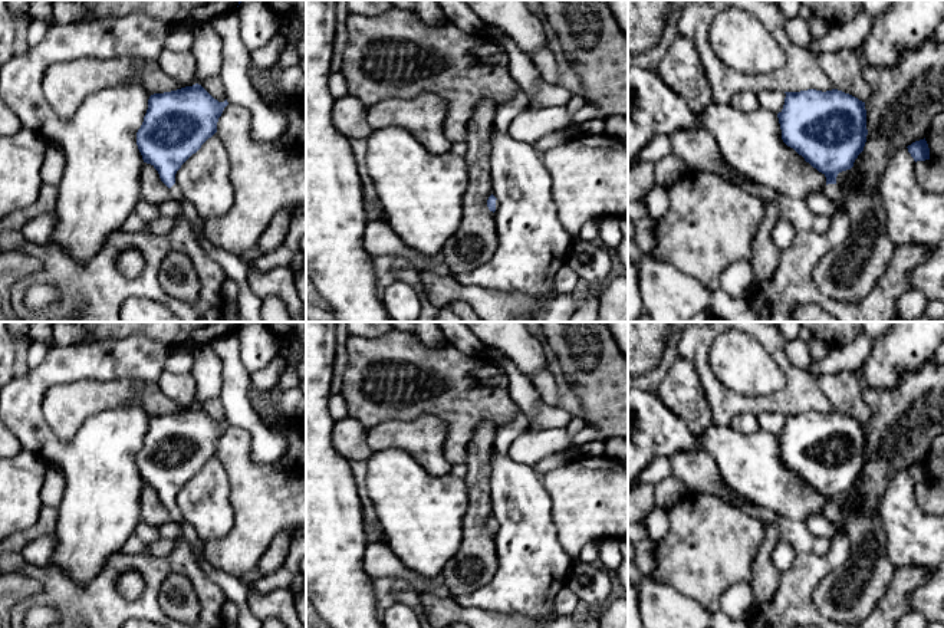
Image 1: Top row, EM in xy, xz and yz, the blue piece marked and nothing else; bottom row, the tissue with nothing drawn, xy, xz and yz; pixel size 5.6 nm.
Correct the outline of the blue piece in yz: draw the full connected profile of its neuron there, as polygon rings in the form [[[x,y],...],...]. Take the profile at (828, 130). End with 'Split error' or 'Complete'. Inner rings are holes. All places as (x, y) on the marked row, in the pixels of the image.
[[[838,89],[785,93],[783,109],[777,114],[782,139],[826,177],[823,194],[842,210],[842,190],[836,184],[836,177],[839,172],[851,170],[864,151],[868,135],[865,102]]]. Split error

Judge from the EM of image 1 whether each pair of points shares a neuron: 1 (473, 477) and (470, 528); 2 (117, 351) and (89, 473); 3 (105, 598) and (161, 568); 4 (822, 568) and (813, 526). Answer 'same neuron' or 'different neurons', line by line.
1: same neuron
2: same neuron
3: same neuron
4: different neurons

